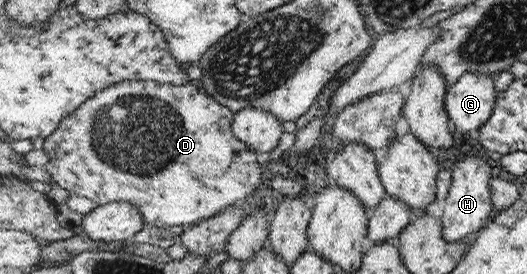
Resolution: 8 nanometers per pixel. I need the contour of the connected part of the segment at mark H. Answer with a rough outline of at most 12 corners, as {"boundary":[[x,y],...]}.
{"boundary":[[481,156],[456,160],[441,217],[445,241],[478,231],[492,214]]}

